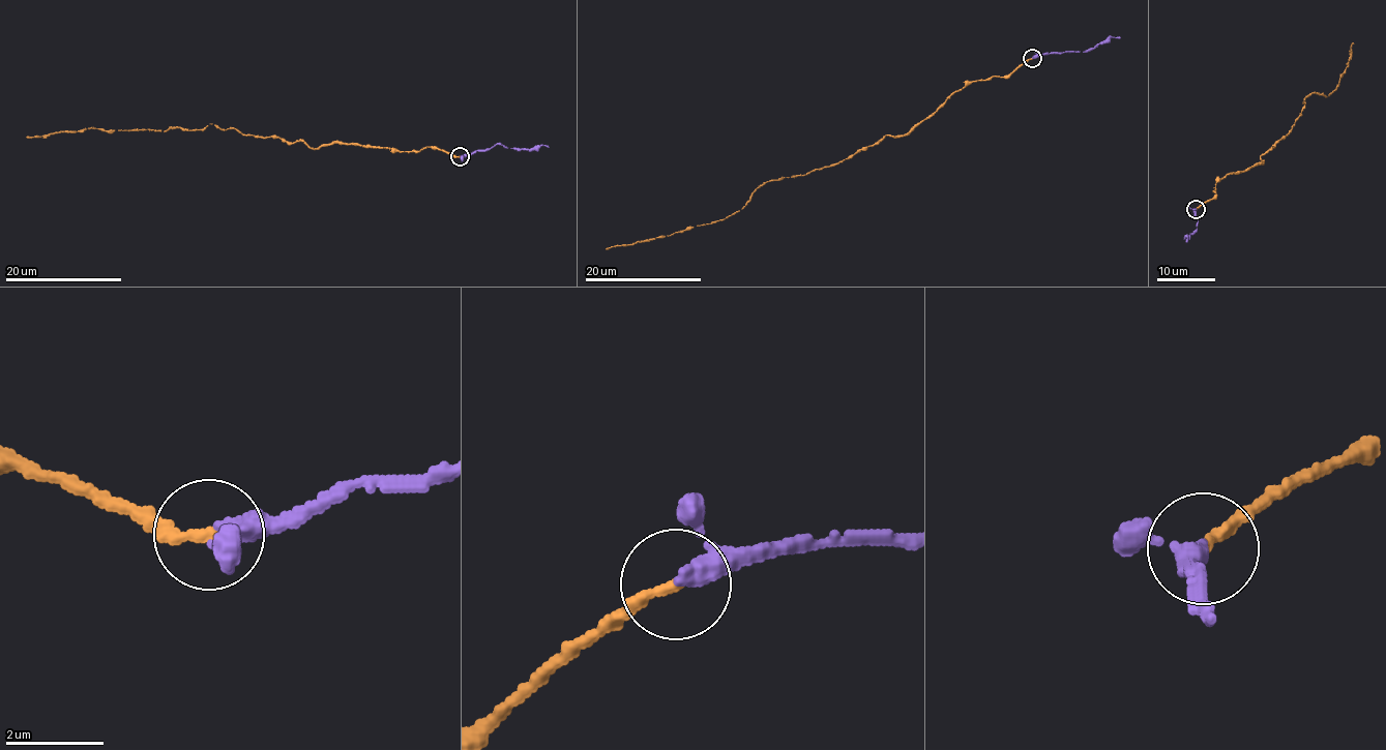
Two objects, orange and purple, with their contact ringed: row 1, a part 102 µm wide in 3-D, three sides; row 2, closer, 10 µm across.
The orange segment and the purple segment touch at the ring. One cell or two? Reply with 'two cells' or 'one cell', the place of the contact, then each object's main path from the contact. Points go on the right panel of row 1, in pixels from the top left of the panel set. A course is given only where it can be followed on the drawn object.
one cell; at (1196, 209); orange runs (1196, 209), (1226, 174), (1262, 163), (1260, 156), (1301, 115), (1306, 95), (1335, 90), (1353, 42); purple runs (1195, 209), (1197, 232), (1189, 235), (1189, 239), (1186, 237), (1185, 242)

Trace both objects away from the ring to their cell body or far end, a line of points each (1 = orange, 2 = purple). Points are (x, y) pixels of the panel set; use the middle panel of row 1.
1: (1031, 59), (1006, 74), (954, 91), (907, 133), (886, 136), (804, 175), (764, 182), (725, 219), (606, 248)
2: (1031, 57), (1069, 50), (1090, 51), (1099, 43), (1120, 36)

